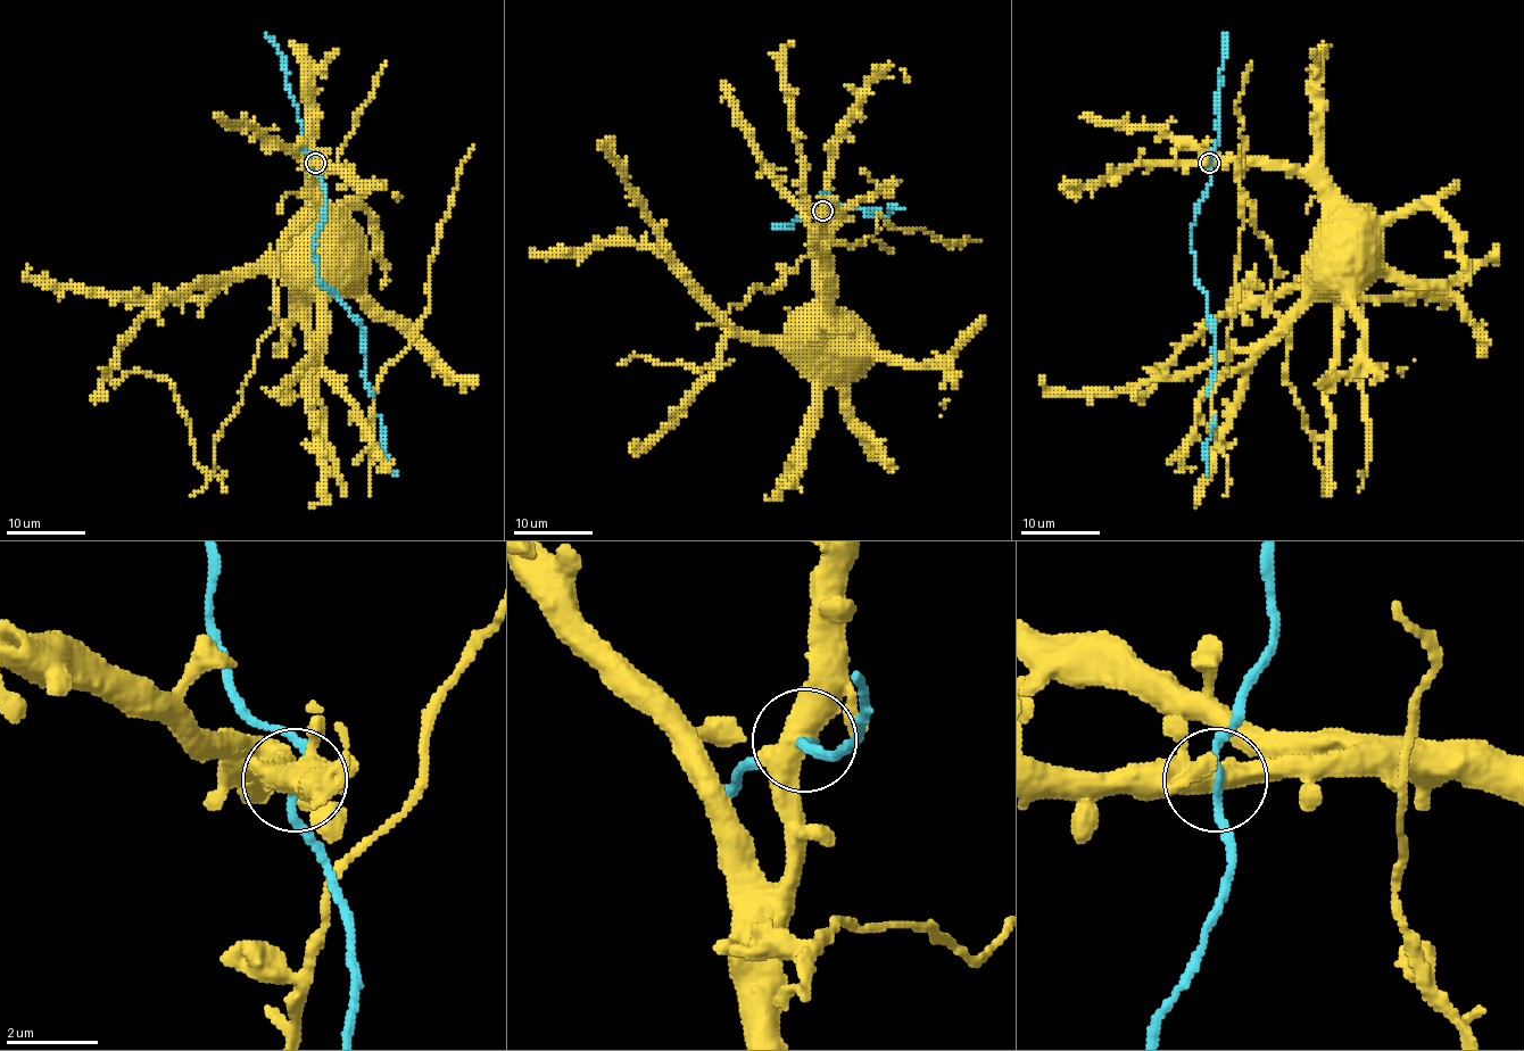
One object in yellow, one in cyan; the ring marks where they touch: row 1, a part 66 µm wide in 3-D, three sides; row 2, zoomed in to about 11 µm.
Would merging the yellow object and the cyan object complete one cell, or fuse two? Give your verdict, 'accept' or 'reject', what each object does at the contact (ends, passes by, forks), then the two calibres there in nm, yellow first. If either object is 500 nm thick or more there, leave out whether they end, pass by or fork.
reject; yellow forks there; cyan passes by; 440 nm thick on the yellow side, 150 nm on the other

